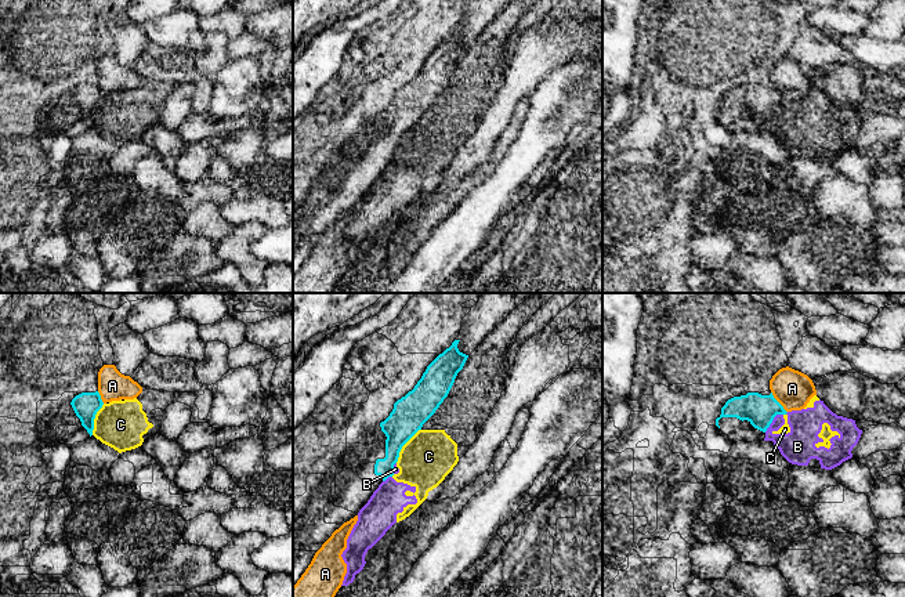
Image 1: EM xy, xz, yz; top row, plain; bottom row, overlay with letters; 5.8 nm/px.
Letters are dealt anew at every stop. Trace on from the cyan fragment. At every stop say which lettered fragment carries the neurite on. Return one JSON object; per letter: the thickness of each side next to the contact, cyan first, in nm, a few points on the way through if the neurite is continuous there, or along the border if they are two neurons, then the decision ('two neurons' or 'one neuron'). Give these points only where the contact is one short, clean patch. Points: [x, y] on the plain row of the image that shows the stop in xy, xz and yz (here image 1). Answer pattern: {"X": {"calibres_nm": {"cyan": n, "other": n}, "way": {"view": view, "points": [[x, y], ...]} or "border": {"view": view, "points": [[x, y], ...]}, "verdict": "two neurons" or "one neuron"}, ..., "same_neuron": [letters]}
{"A": {"calibres_nm": {"cyan": 180, "other": 220}, "verdict": "two neurons"}, "B": {"calibres_nm": {"cyan": 180, "other": 200}, "border": {"view": "yz", "points": [[782, 104], [778, 104], [764, 122]]}, "verdict": "two neurons"}, "C": {"calibres_nm": {"cyan": 200, "other": 300}, "border": {"view": "xz", "points": [[420, 119], [402, 137], [395, 152]]}, "verdict": "two neurons"}, "same_neuron": []}

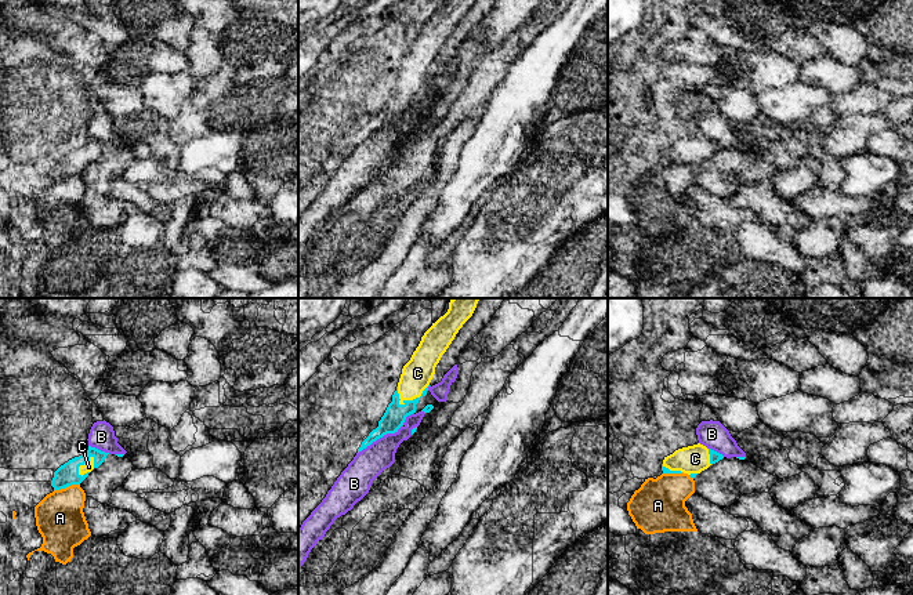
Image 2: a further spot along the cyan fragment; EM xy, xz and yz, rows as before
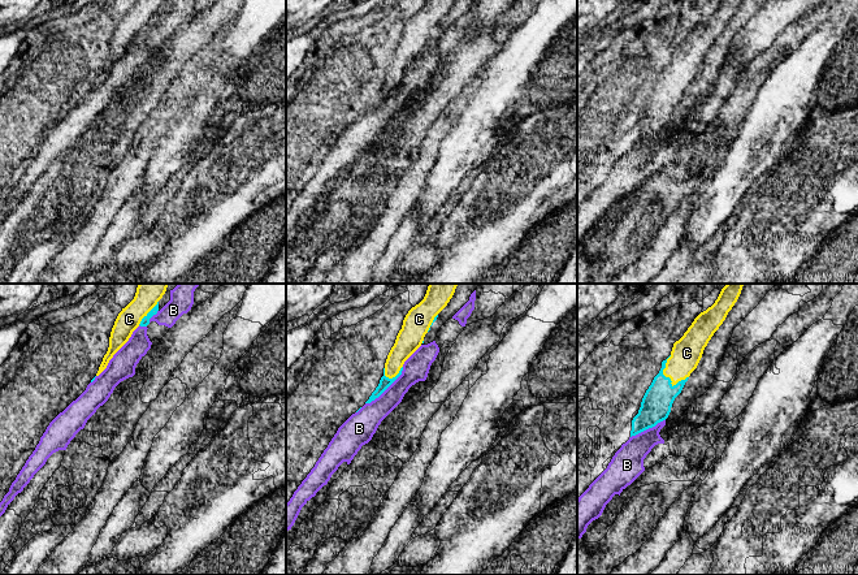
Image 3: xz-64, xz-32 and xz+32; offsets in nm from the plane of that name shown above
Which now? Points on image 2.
{"A": {"calibres_nm": {"cyan": 130, "other": 280}, "verdict": "two neurons"}, "B": {"calibres_nm": {"cyan": 130, "other": 180}, "verdict": "two neurons"}, "C": {"calibres_nm": {"cyan": 130, "other": 180}, "verdict": "one neuron"}, "same_neuron": ["C"]}

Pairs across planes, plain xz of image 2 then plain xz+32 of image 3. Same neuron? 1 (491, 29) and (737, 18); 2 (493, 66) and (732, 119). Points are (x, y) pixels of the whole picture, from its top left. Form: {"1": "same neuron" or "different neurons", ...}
{"1": "different neurons", "2": "same neuron"}

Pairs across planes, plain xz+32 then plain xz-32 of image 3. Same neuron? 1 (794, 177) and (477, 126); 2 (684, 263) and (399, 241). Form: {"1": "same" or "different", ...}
{"1": "different", "2": "same"}

